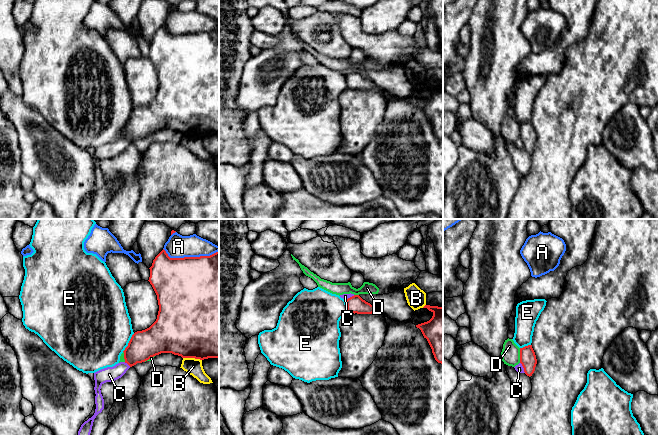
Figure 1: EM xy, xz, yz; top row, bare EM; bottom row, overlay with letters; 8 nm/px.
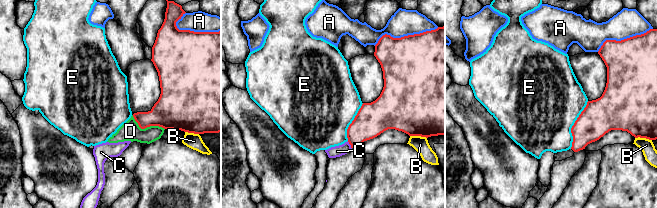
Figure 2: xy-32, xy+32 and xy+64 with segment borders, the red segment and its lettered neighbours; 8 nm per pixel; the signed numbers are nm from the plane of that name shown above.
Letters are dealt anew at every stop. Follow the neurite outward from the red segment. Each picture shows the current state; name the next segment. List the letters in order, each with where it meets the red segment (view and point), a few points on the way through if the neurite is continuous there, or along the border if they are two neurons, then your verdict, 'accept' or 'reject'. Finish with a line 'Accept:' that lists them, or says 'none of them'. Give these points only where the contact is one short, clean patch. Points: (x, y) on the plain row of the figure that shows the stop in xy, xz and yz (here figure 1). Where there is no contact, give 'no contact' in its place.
A: contact xy (190, 33); reject
B: contact xy (192, 133); border xy (183, 133), (194, 133), (201, 136); reject
C: contact yz (523, 143); border yz (520, 138), (525, 148); reject
D: contact yz (520, 131); reject
E: contact xy (129, 118); reject
Accept: none of them

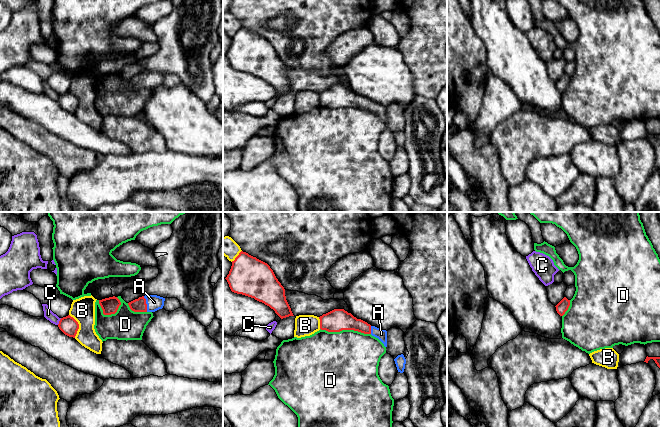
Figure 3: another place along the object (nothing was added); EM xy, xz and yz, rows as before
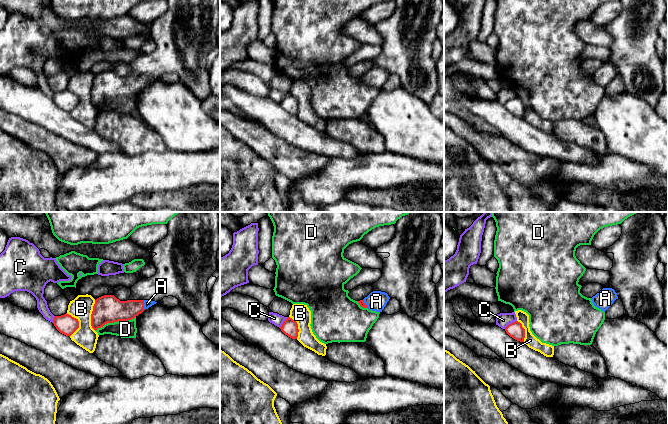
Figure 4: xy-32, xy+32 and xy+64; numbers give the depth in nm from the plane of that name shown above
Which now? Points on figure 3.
A: contact xy (146, 80); way xy (138, 81), (146, 80), (154, 78); accept
B: contact xy (78, 102); reject
C: contact xy (59, 97); reject
D: contact xz (345, 105); reject
Accept: A

